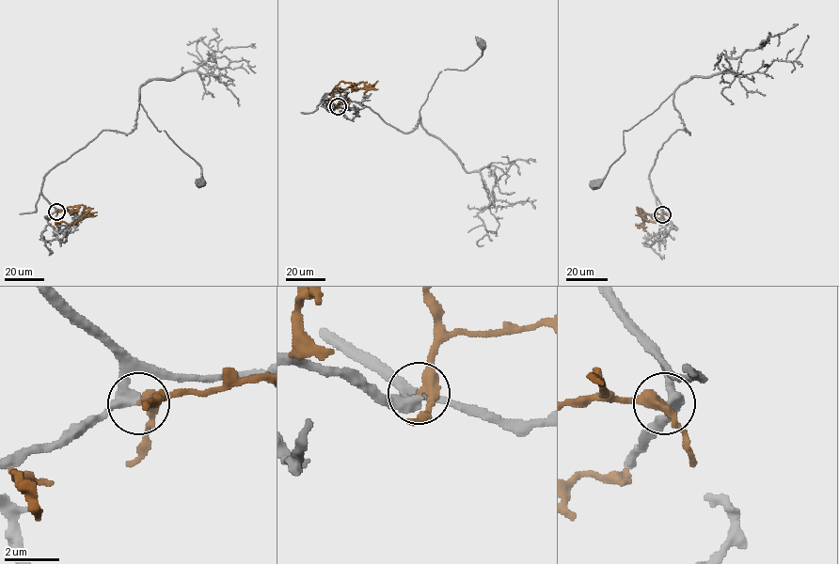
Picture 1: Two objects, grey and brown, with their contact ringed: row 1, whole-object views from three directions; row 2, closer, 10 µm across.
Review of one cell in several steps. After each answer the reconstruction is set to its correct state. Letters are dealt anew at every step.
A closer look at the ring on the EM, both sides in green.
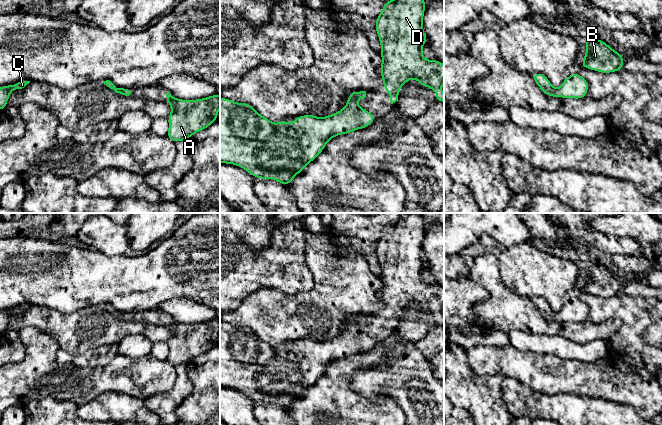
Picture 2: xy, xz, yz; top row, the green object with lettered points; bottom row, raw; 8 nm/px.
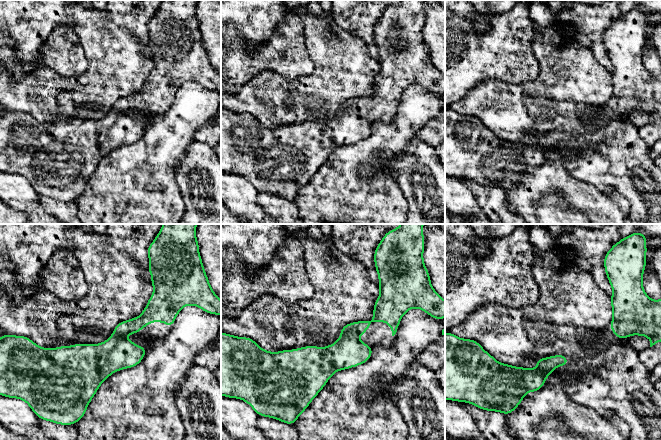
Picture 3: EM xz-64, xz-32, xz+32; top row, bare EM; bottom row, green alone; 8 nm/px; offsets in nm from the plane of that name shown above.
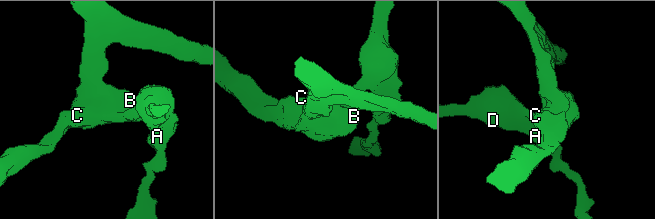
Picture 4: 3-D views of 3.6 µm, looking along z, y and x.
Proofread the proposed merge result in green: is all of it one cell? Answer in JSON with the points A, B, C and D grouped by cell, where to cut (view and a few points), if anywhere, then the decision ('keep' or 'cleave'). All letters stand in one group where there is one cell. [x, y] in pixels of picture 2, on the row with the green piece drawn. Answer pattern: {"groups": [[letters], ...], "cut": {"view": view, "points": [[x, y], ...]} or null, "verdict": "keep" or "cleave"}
{"groups": [["A", "B", "C", "D"]], "cut": null, "verdict": "keep"}

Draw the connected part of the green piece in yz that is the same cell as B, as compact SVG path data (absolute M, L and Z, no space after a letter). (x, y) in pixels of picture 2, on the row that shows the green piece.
M584 38L586 44L585 59L580 61L582 68L588 68L602 73L620 71L624 58L620 52L614 51L603 40Z

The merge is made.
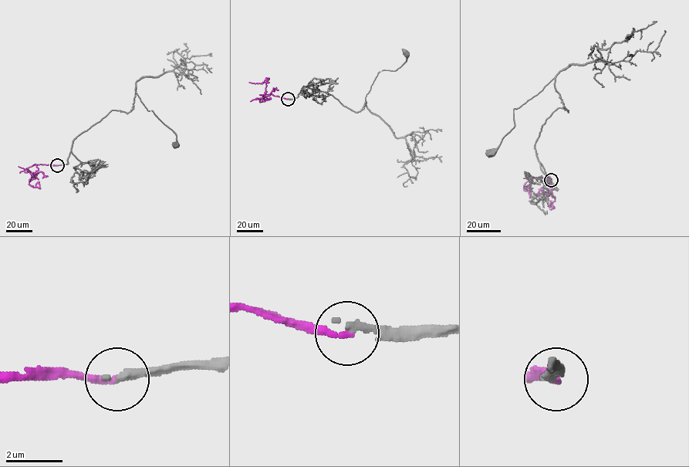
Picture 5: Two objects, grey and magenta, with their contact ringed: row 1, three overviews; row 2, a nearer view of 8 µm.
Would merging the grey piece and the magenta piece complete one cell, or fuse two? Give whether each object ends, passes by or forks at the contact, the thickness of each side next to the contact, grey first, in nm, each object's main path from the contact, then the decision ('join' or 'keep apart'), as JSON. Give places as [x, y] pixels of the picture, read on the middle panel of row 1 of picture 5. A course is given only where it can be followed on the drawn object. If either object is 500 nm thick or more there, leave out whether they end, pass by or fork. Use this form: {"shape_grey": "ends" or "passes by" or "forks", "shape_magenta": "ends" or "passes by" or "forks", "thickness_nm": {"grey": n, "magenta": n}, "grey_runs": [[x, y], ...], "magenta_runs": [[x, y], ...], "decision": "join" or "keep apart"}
{"shape_grey": "ends", "shape_magenta": "ends", "thickness_nm": {"grey": 280, "magenta": 240}, "grey_runs": [[288, 99], [295, 99], [306, 86], [332, 94], [359, 112], [378, 73], [396, 69], [406, 61], [405, 53]], "magenta_runs": [[288, 99], [271, 94], [265, 94], [258, 99], [263, 98], [262, 102], [259, 99], [265, 101], [270, 97]], "decision": "keep apart"}

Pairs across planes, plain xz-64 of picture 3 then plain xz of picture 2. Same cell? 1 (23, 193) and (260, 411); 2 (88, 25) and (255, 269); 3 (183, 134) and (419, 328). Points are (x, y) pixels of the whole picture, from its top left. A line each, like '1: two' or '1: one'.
1: two
2: two
3: one

